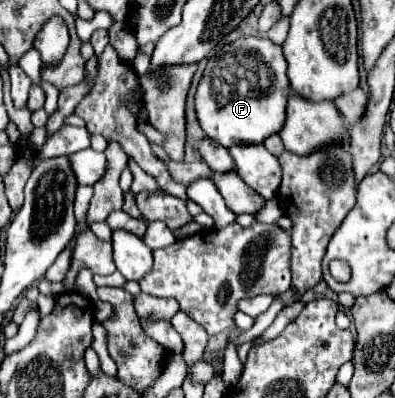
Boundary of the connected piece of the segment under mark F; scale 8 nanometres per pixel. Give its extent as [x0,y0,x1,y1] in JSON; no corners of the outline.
[195,35,289,147]

